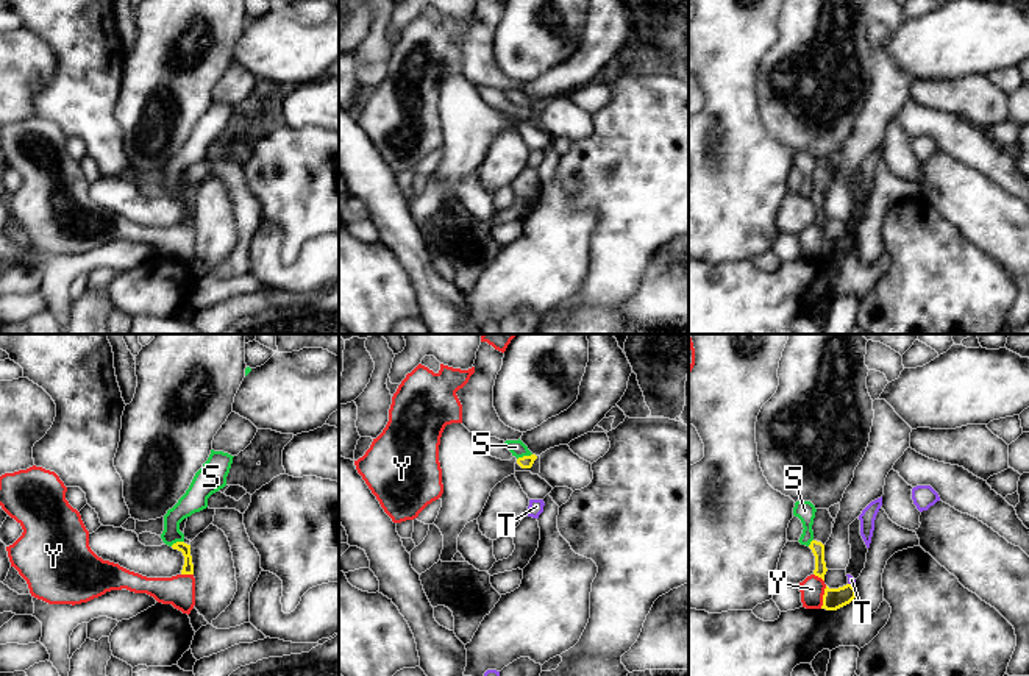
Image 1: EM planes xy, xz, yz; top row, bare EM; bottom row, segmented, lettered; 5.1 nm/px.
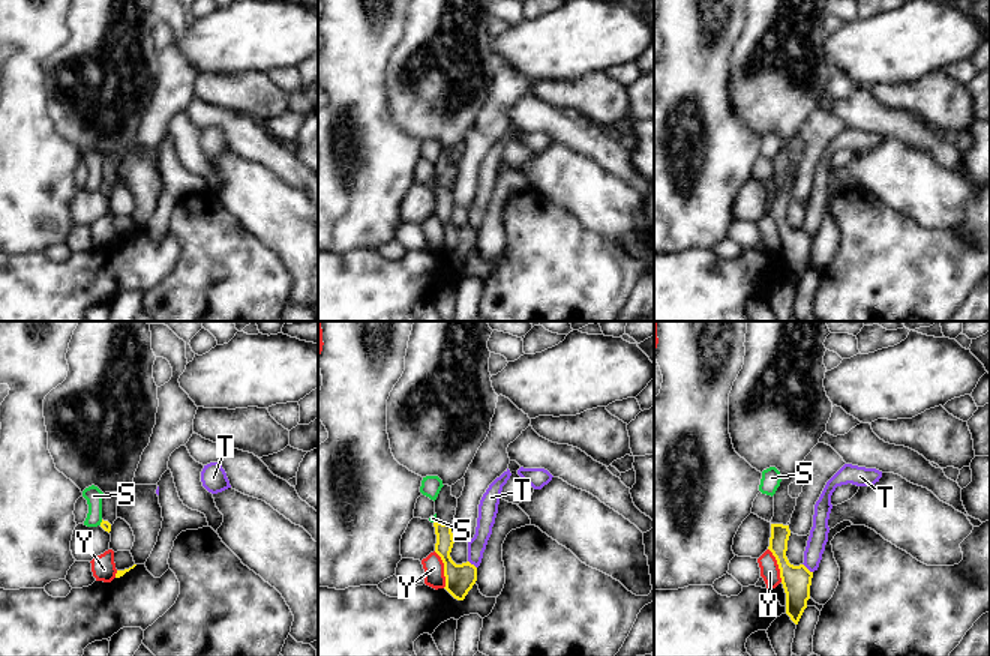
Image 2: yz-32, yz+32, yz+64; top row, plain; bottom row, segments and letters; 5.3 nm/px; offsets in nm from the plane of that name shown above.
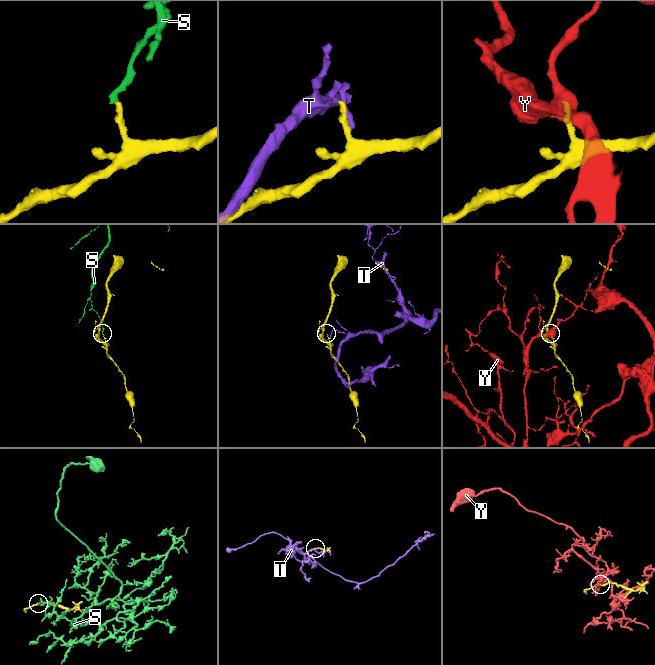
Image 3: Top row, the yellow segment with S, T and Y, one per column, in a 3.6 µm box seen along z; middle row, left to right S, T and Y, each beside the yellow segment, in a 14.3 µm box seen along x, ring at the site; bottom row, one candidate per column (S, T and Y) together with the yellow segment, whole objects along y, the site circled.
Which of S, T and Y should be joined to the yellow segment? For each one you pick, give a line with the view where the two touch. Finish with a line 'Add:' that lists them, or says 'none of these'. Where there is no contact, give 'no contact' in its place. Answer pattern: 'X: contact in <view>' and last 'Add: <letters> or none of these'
Add: none of these

